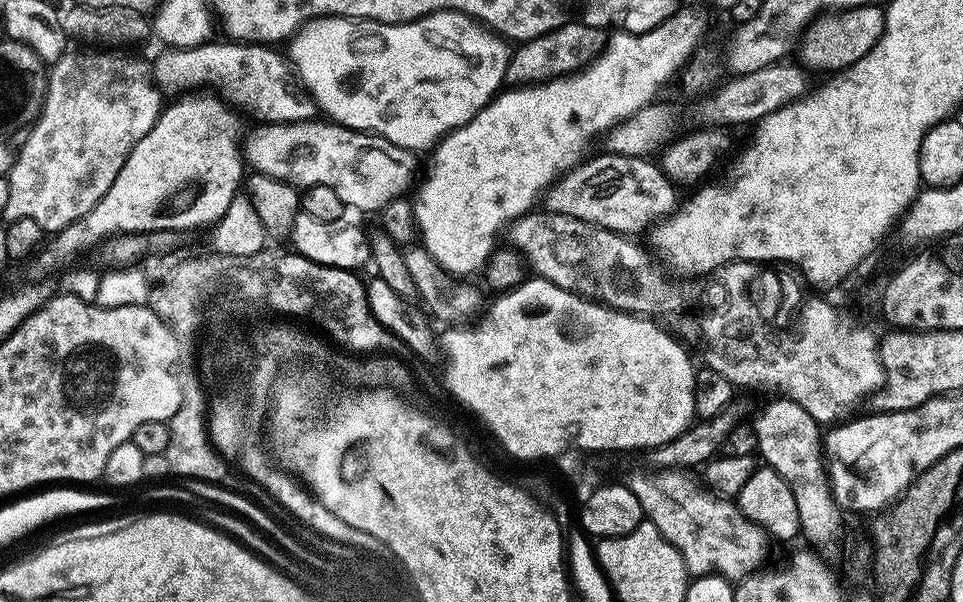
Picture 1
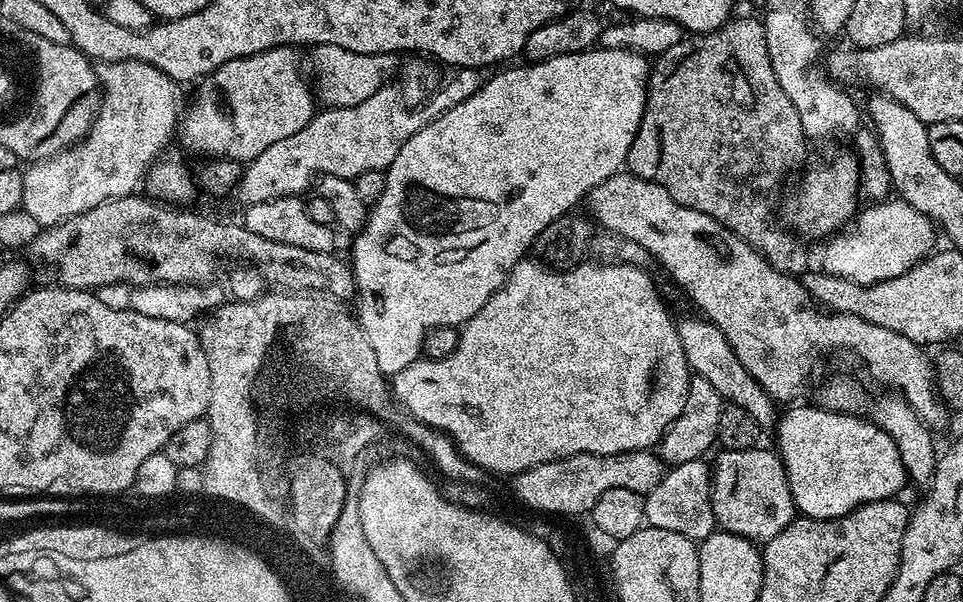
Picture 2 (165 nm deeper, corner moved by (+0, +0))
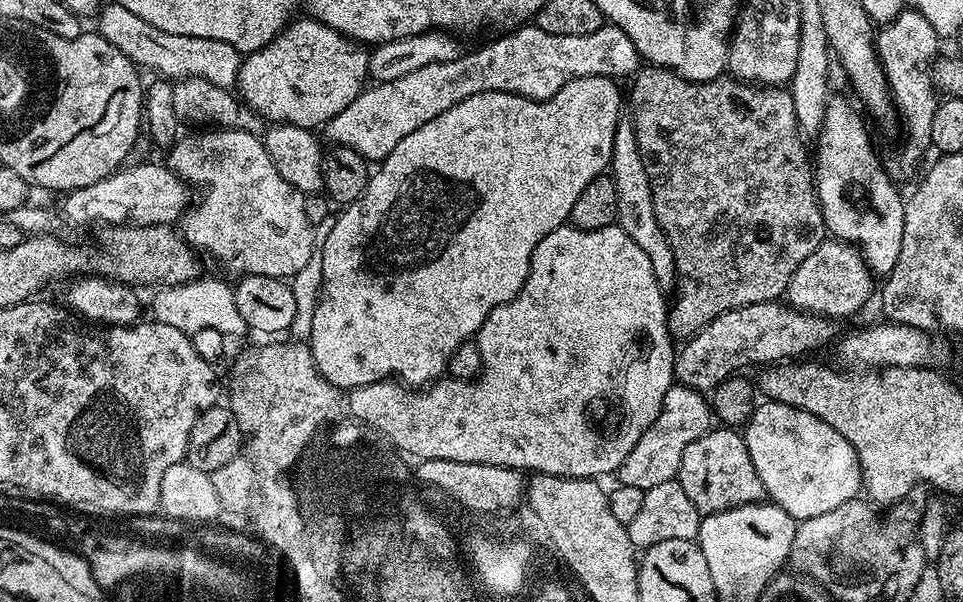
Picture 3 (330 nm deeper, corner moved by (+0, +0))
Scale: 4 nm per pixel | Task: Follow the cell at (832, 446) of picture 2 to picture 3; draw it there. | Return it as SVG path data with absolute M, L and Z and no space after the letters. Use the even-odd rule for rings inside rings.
M765 399L757 403L742 435L754 468L762 478L767 499L786 510L797 522L838 510L842 502L856 500L861 495L860 459L854 446L850 446L834 426L826 426L822 418Z

